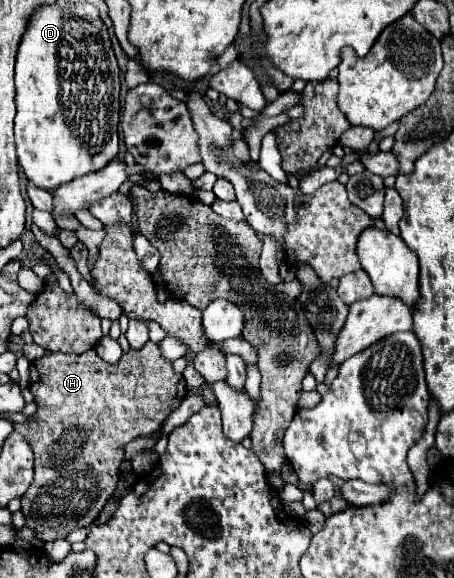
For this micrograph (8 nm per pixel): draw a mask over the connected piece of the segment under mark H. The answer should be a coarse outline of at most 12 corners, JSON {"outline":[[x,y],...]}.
{"outline":[[158,344],[30,364],[22,500],[42,542],[96,520],[124,446],[186,382]]}

